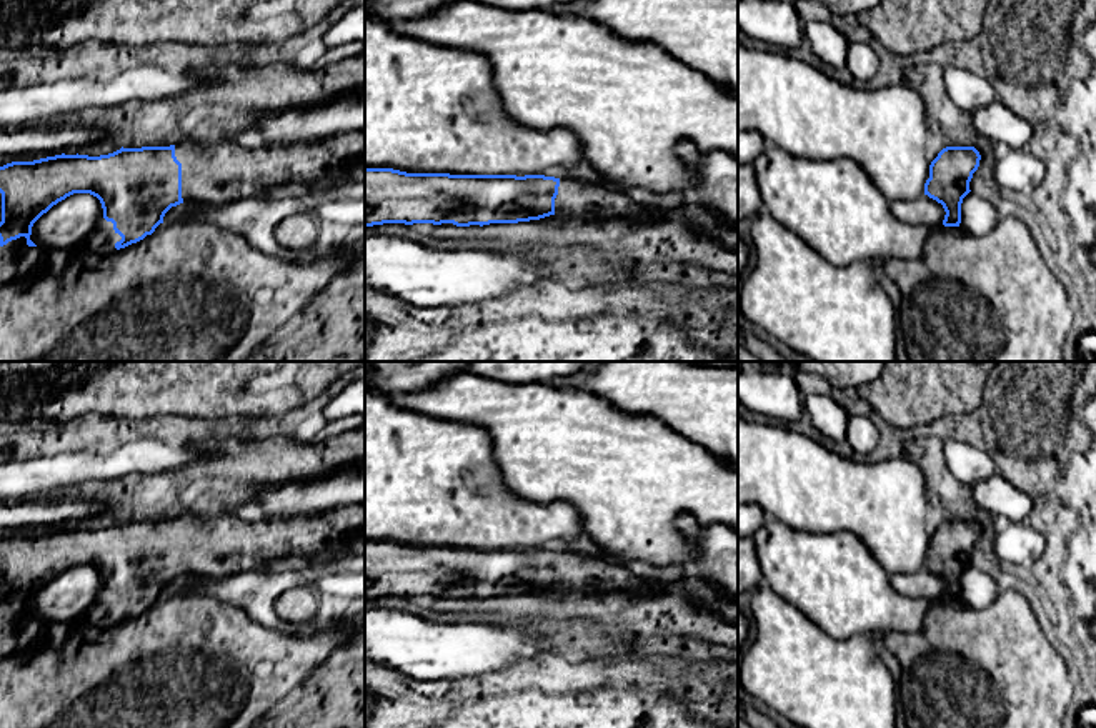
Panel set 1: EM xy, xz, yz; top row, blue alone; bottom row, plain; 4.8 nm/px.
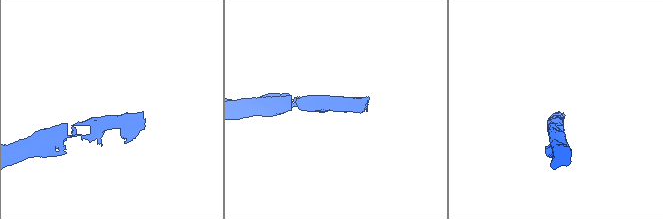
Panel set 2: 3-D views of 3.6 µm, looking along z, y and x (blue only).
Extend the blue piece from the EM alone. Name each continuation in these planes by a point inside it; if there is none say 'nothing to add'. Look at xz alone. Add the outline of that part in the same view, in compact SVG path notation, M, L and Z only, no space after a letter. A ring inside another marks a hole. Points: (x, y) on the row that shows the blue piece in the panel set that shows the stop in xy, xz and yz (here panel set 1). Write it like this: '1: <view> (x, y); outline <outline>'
1: xz (587, 202); outline M560 178L558 195L555 198L555 215L573 215L578 222L605 223L615 218L635 218L643 215L641 222L661 218L681 220L695 232L730 248L738 250L738 230L716 210L685 203L668 213L650 215L643 205L633 202L626 192L618 192L601 185Z

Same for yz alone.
nothing to add

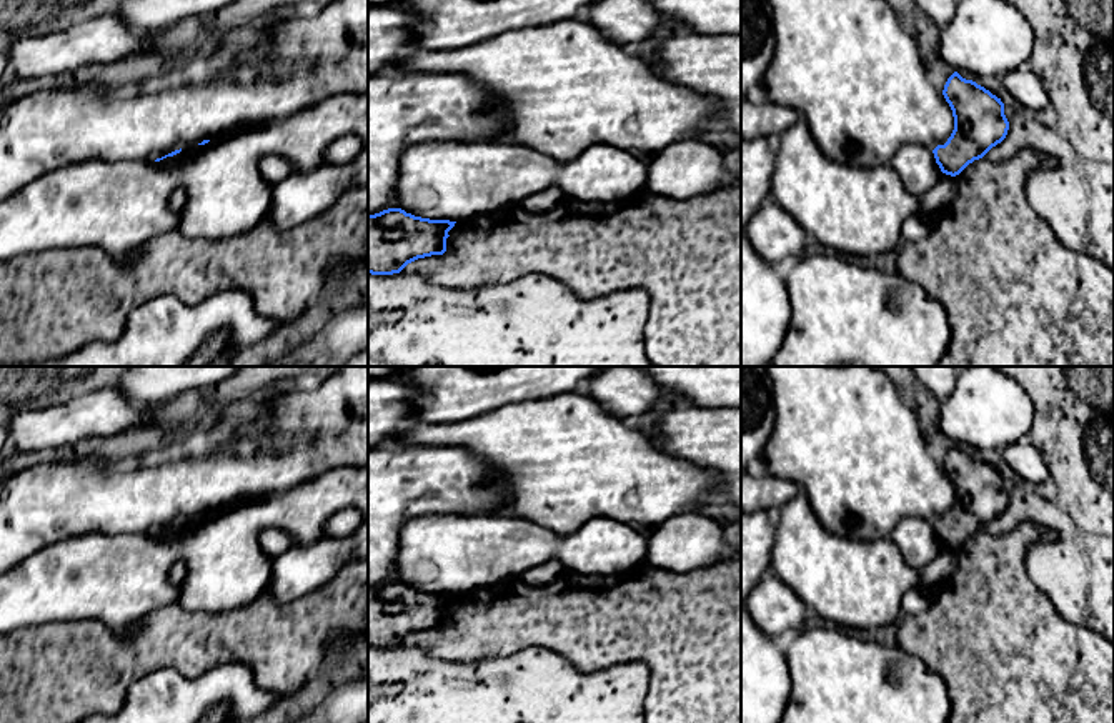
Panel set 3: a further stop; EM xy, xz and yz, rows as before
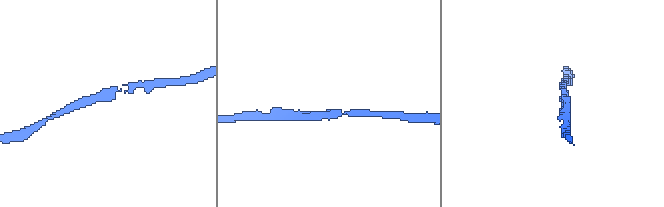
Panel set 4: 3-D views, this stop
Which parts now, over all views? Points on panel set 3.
nothing to add

